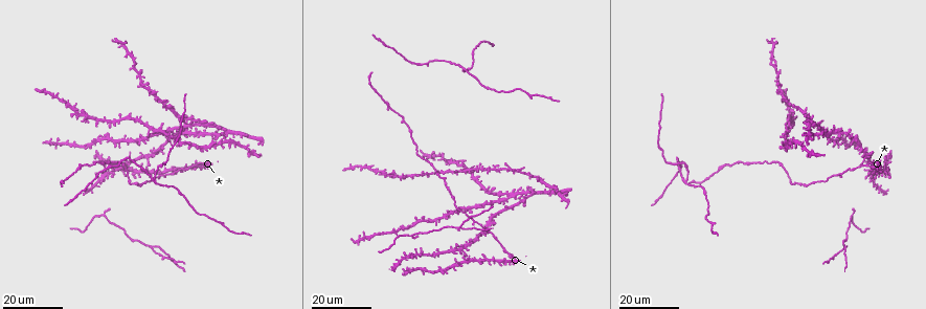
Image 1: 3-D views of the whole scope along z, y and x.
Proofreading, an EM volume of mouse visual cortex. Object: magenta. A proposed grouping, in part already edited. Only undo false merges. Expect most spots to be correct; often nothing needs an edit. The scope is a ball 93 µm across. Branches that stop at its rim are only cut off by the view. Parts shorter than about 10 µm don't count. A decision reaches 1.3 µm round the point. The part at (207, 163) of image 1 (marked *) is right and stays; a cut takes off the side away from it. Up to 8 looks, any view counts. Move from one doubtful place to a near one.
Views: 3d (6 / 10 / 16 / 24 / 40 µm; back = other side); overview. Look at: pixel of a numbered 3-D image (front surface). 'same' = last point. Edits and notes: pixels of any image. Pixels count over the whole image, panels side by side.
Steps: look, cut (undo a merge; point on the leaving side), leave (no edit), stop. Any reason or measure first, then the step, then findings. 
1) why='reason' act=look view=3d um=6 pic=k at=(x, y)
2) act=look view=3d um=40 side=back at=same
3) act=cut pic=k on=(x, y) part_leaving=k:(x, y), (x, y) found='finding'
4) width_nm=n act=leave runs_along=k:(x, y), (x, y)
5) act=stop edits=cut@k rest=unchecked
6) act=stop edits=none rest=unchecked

why='looks like a crossing' act=look view=3d um=16 pic=1 at=(105, 173)

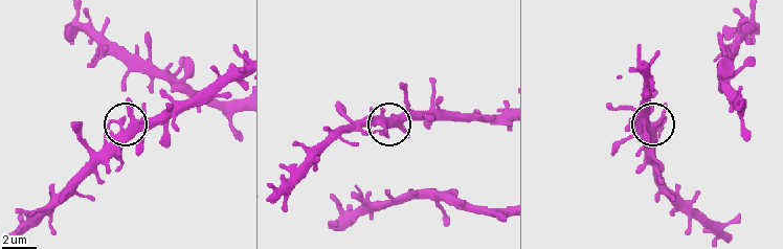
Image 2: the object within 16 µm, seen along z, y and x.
why='closer look' act=look view=3d um=6 pic=2 at=(399, 119)

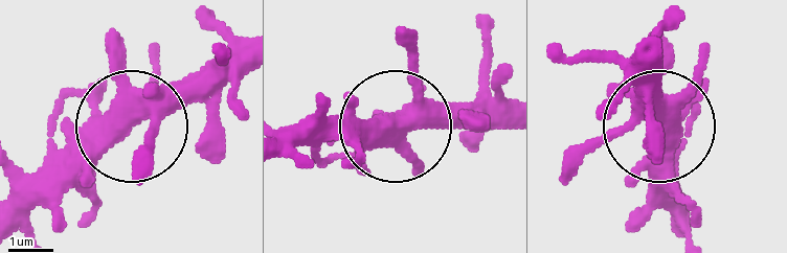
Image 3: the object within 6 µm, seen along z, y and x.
side_arm_um=55 act=leave found='continuous, no second cell'

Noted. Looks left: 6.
why='three-way junction' act=look view=3d um=16 pic=1 at=(101, 215)

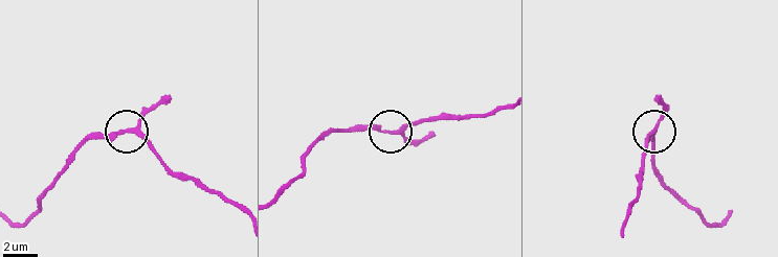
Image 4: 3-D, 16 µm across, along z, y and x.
act=look view=3d um=10 pic=4 at=(397, 131)

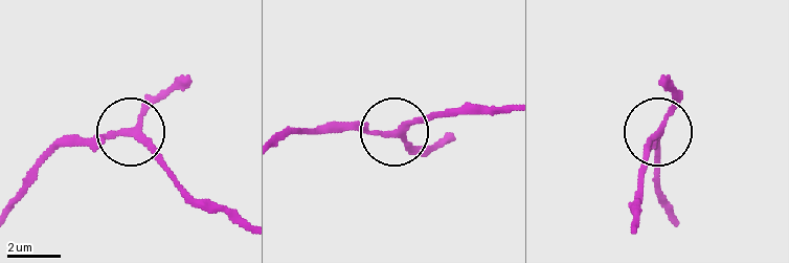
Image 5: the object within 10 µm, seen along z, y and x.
why='closer look' act=look view=3d um=6 pic=5 at=(396, 131)

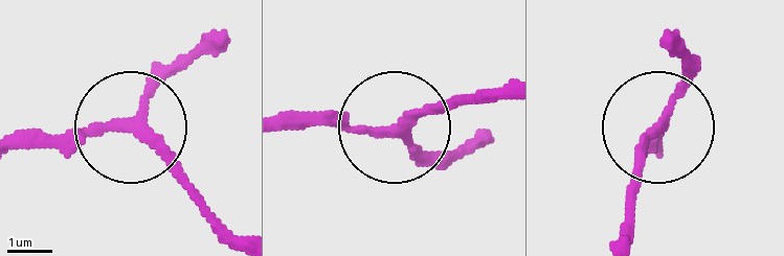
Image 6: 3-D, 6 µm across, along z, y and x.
act=leave found='all the same cell'

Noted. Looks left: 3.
why='thick turns thin' act=look view=3d um=16 pic=1 at=(82, 164)

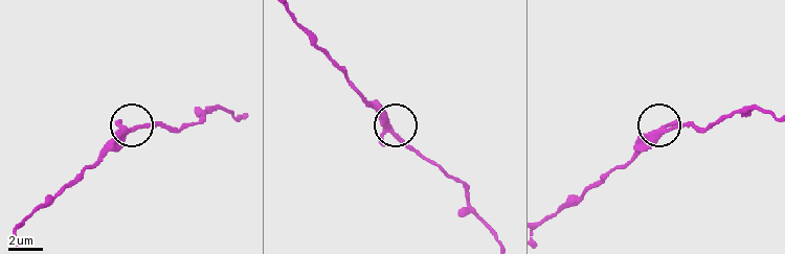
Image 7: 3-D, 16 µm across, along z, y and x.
act=look view=3d um=6 pic=7 at=(394, 136)

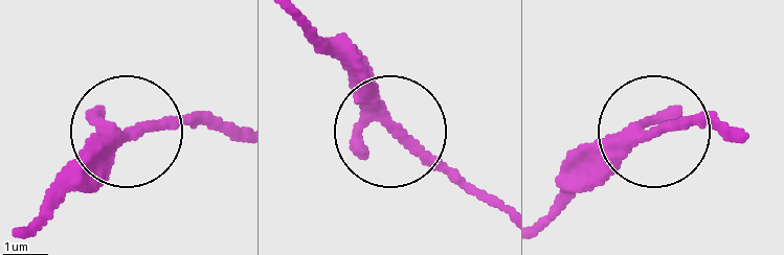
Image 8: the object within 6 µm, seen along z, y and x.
act=leave runs_along=8:(734, 132), (678, 120), (633, 135), (558, 206) found='one cell here'

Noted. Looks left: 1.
act=stop edits=none rest=unchecked

